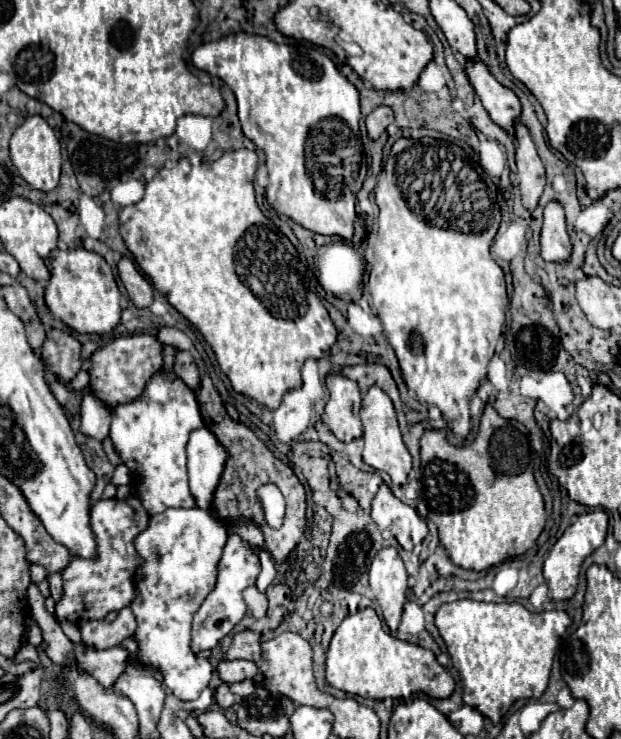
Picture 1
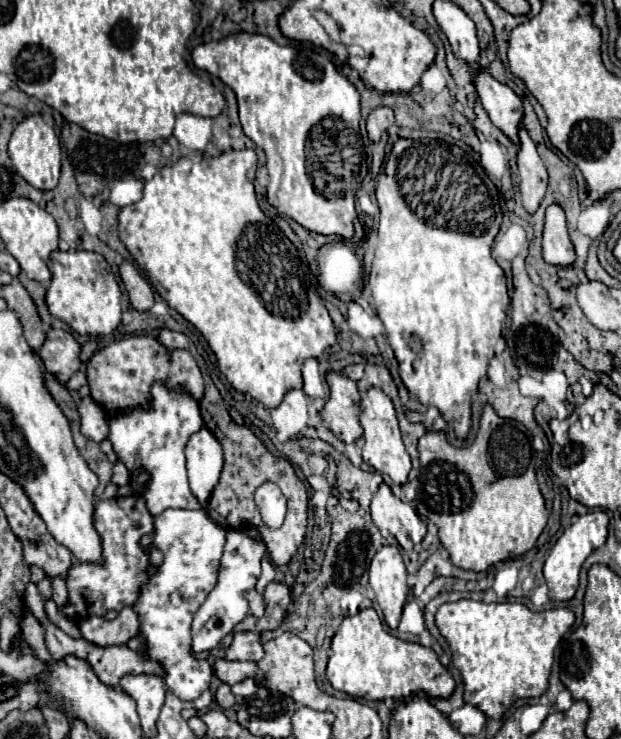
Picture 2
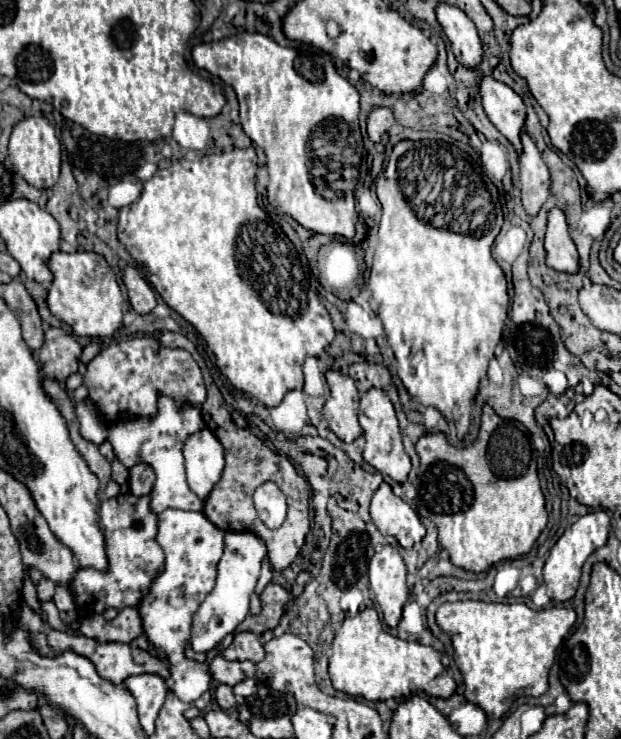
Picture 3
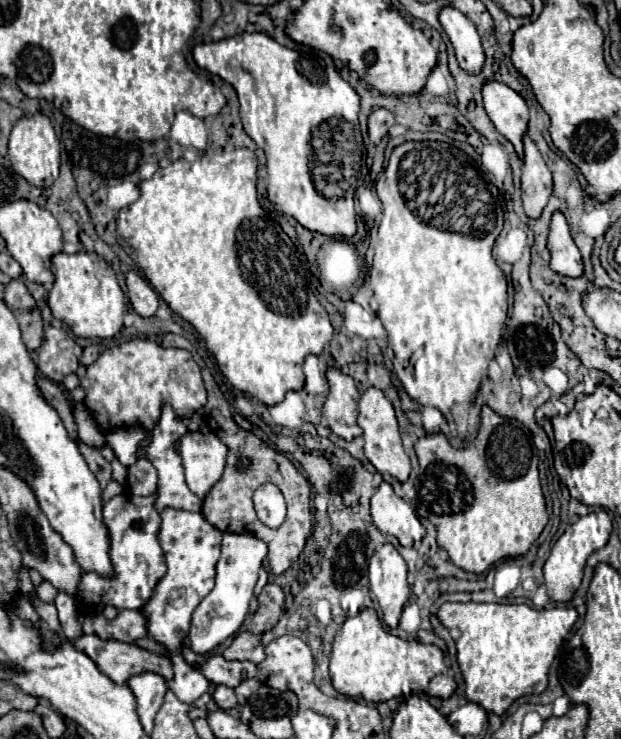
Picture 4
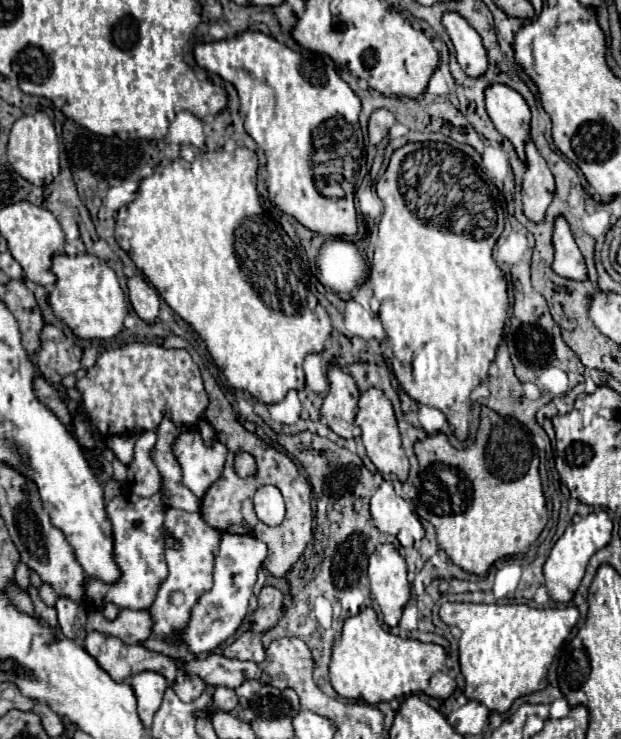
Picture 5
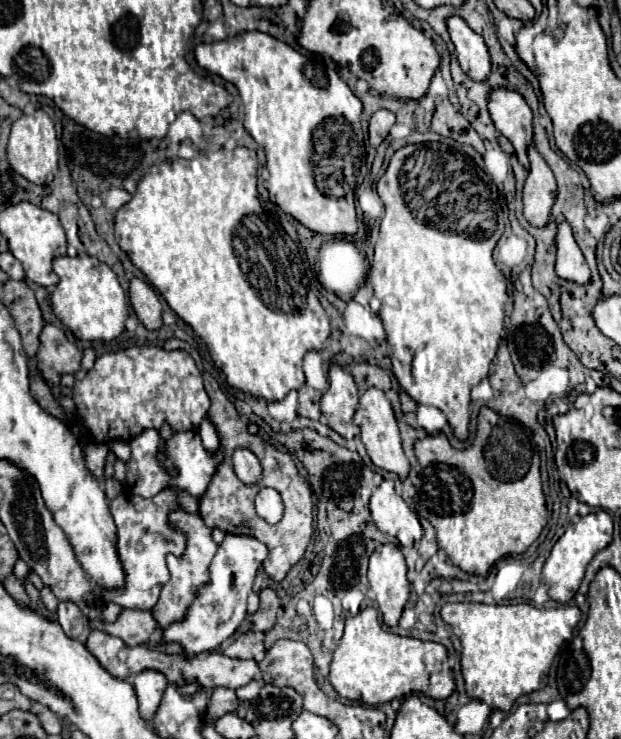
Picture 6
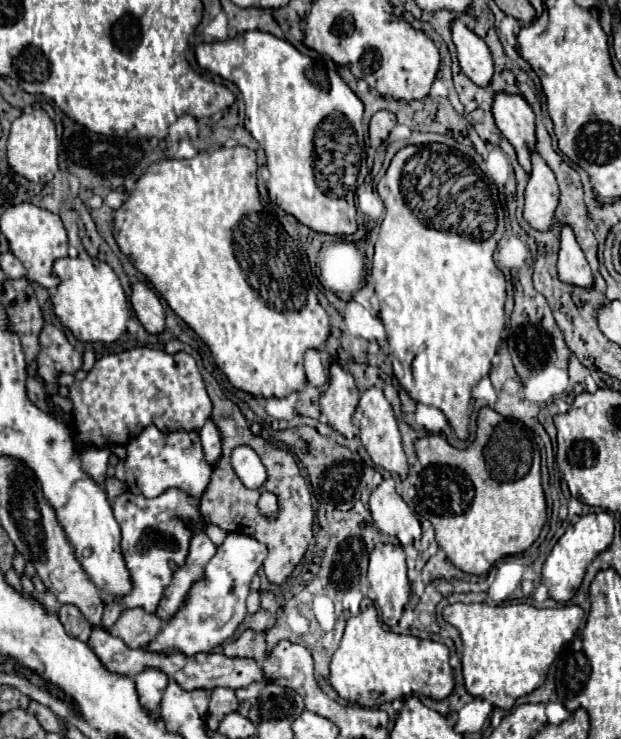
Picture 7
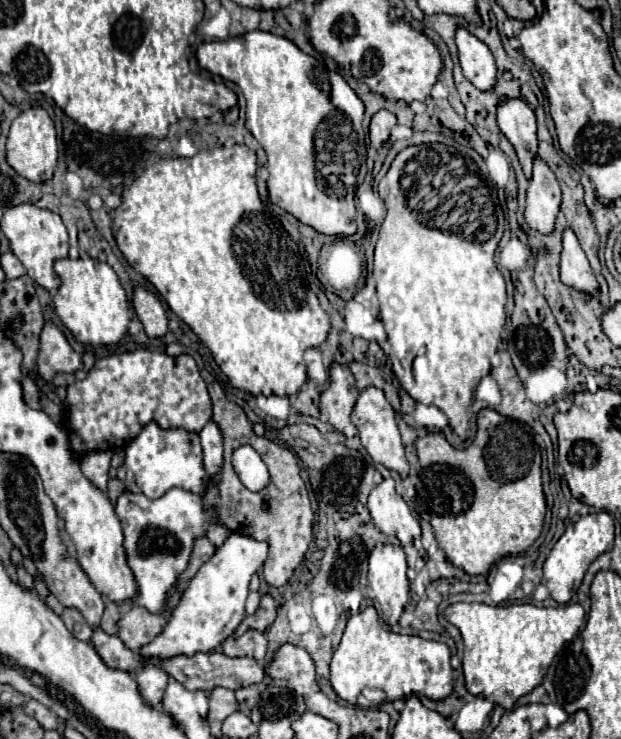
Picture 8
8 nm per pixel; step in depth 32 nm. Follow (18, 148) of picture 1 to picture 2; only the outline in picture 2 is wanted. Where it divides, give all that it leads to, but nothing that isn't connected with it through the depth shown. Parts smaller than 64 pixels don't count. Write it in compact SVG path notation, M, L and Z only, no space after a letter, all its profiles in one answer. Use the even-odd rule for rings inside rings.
M28 116L24 118L12 132L10 144L8 144L10 160L16 168L16 172L34 188L38 190L52 190L58 184L60 178L60 140L52 126L44 122L42 116Z

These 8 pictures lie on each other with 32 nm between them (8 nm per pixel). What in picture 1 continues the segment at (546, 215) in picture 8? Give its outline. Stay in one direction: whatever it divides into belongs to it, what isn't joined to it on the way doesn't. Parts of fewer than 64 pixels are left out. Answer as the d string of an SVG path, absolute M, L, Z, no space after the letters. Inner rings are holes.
M516 124L516 166L520 178L522 204L532 212L536 210L538 200L544 192L546 172L530 138L530 132L528 128L524 128L524 124Z

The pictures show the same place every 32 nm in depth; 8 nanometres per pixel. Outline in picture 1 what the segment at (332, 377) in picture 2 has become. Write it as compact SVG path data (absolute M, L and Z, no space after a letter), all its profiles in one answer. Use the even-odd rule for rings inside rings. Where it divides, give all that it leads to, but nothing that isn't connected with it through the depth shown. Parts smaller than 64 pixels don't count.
M328 374L326 384L330 390L330 400L324 408L322 422L334 432L342 442L352 442L362 436L360 424L360 392L358 384L342 374Z

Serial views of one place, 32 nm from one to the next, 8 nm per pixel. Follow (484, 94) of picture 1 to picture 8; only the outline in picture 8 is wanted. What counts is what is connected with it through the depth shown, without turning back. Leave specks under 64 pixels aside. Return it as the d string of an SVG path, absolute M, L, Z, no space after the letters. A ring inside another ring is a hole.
M504 100L498 108L498 126L512 142L526 178L532 178L532 162L536 158L536 116L524 100Z

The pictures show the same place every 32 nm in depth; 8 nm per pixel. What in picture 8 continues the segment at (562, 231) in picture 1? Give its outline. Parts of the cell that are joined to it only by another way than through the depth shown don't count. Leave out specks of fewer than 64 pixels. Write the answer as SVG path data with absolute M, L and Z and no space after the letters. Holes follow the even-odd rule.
M572 230L564 232L564 250L562 250L562 262L560 262L560 276L562 282L578 292L596 296L600 292L598 280L590 268L590 262L578 242L578 238L574 236Z

